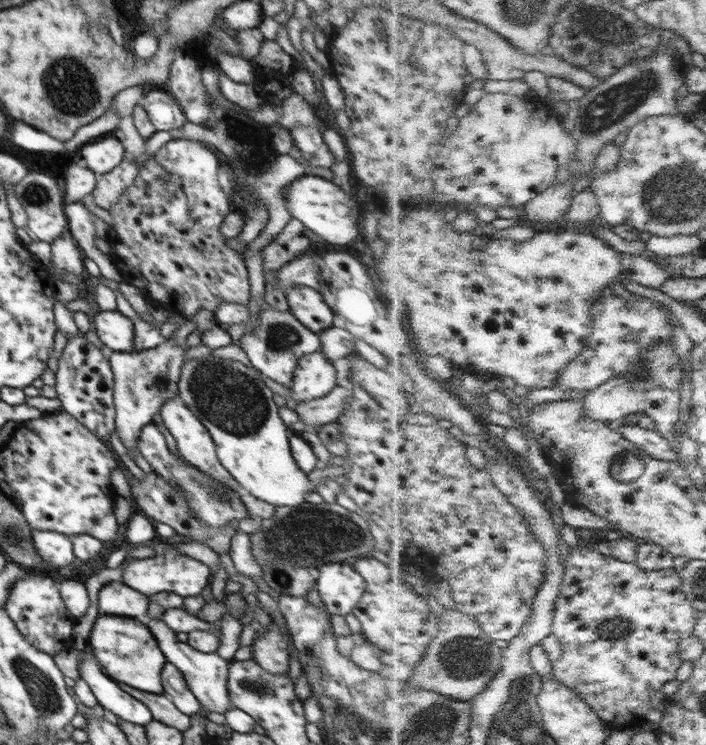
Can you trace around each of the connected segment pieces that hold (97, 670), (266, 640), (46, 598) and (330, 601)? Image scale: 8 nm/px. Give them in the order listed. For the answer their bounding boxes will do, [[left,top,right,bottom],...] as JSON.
[[79,648,152,727],[251,624,290,674],[5,574,75,656],[315,562,367,616]]

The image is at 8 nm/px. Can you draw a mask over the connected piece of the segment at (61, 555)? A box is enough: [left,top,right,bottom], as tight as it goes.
[32,529,76,564]

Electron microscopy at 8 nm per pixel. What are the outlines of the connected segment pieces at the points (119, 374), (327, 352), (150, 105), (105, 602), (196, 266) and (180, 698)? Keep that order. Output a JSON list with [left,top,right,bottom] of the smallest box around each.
[[108,337,187,460],[318,324,359,363],[139,89,187,131],[96,580,149,619],[109,139,250,318],[161,662,201,715]]

